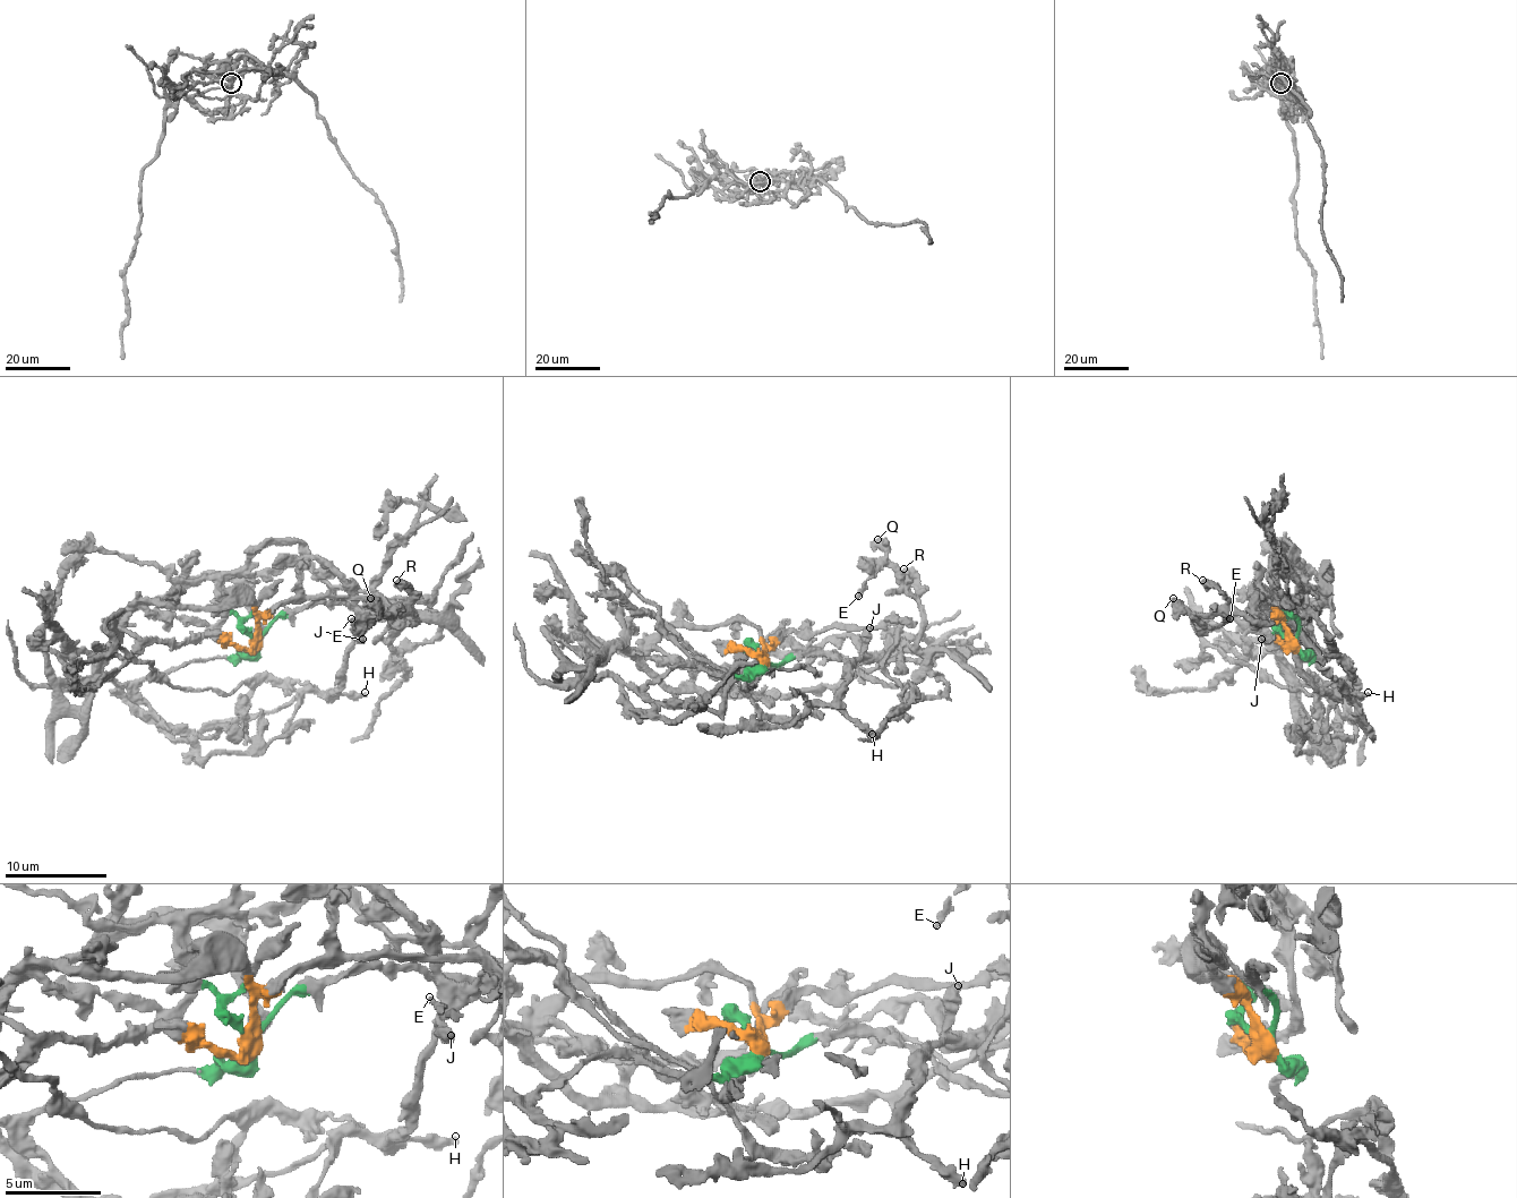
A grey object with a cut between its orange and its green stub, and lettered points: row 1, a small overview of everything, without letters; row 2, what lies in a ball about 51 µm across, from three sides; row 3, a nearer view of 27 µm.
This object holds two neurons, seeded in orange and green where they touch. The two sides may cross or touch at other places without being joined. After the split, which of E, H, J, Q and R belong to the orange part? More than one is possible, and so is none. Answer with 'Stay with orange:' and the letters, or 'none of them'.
Stay with orange: none of them

